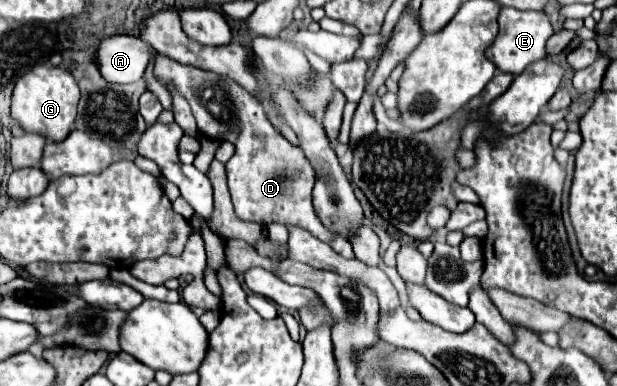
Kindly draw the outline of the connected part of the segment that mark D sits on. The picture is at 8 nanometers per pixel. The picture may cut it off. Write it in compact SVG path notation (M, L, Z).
M156 56L156 78L172 82L182 96L190 102L200 134L210 138L222 138L236 146L234 156L226 162L226 178L232 194L234 212L240 220L250 222L282 222L306 228L322 242L328 242L340 256L354 258L352 246L336 232L324 228L312 208L312 188L316 182L314 170L298 146L292 146L266 118L262 104L240 84L228 80L228 76L216 76L200 68L188 68L168 56Z

